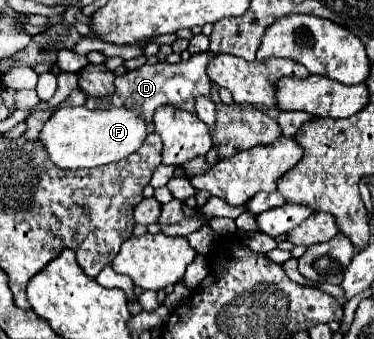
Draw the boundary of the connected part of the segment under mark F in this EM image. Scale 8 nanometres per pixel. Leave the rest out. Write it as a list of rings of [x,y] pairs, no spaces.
[[[71,106],[57,110],[41,130],[41,142],[53,164],[59,168],[95,168],[119,162],[137,152],[147,138],[147,124],[133,108],[113,106],[107,110],[89,110],[87,106]]]

